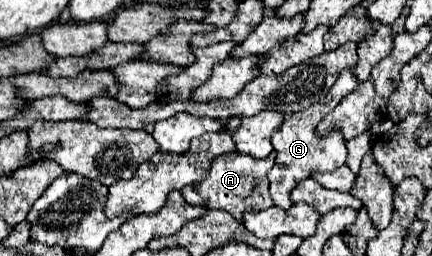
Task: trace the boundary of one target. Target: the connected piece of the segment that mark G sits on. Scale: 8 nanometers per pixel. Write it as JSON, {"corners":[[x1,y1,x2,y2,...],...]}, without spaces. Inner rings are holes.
{"corners":[[350,69,342,71,336,79,336,83,330,87,328,95,308,107,306,111,298,111,290,117,284,117,282,125,278,127,278,131,272,135,272,145,276,151,276,165,268,171,268,181,270,181,270,193,274,199,274,205,280,209,290,209,294,203,290,199,290,191,306,177,310,177,312,173,326,173,326,171,334,171,338,167,344,165,346,161,346,141,342,139,342,135,338,131,332,131,326,137,316,137,316,125,320,123,320,119,324,119,340,101,342,97,346,97,348,93,352,93,358,87,354,75,350,73]]}

